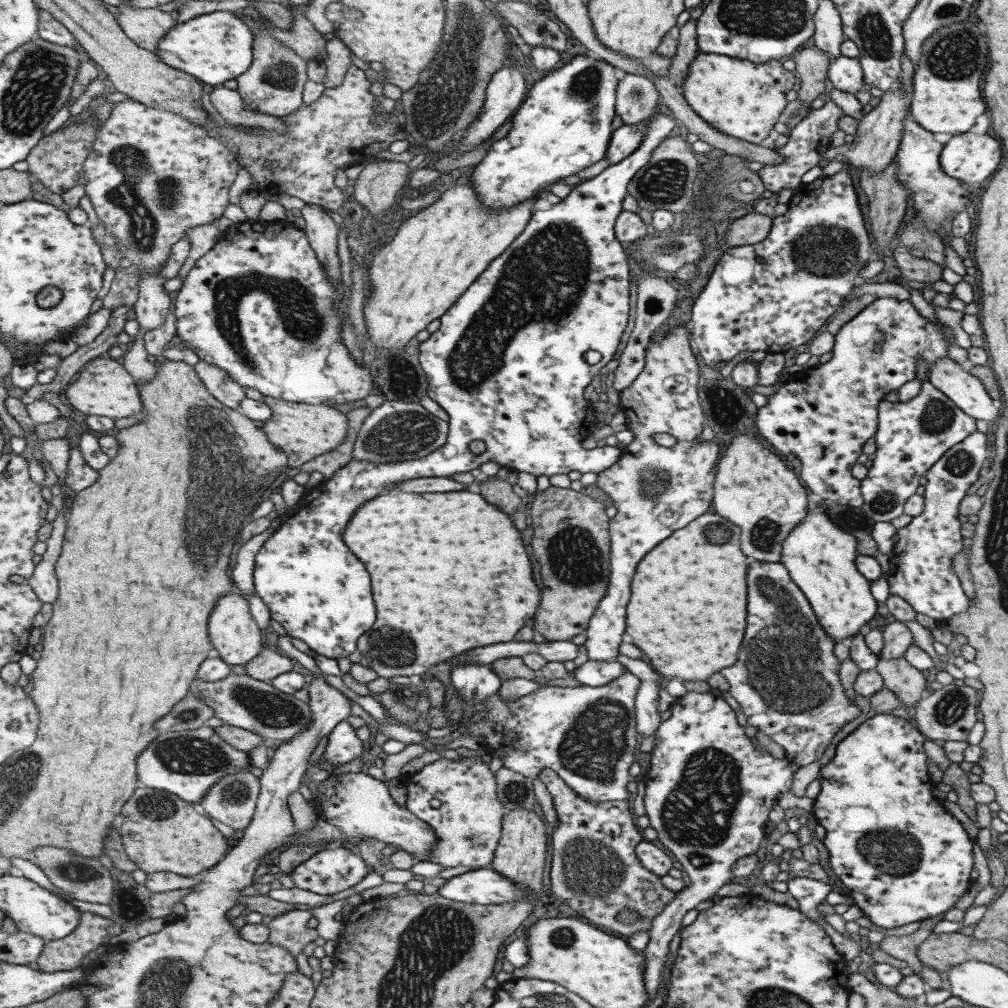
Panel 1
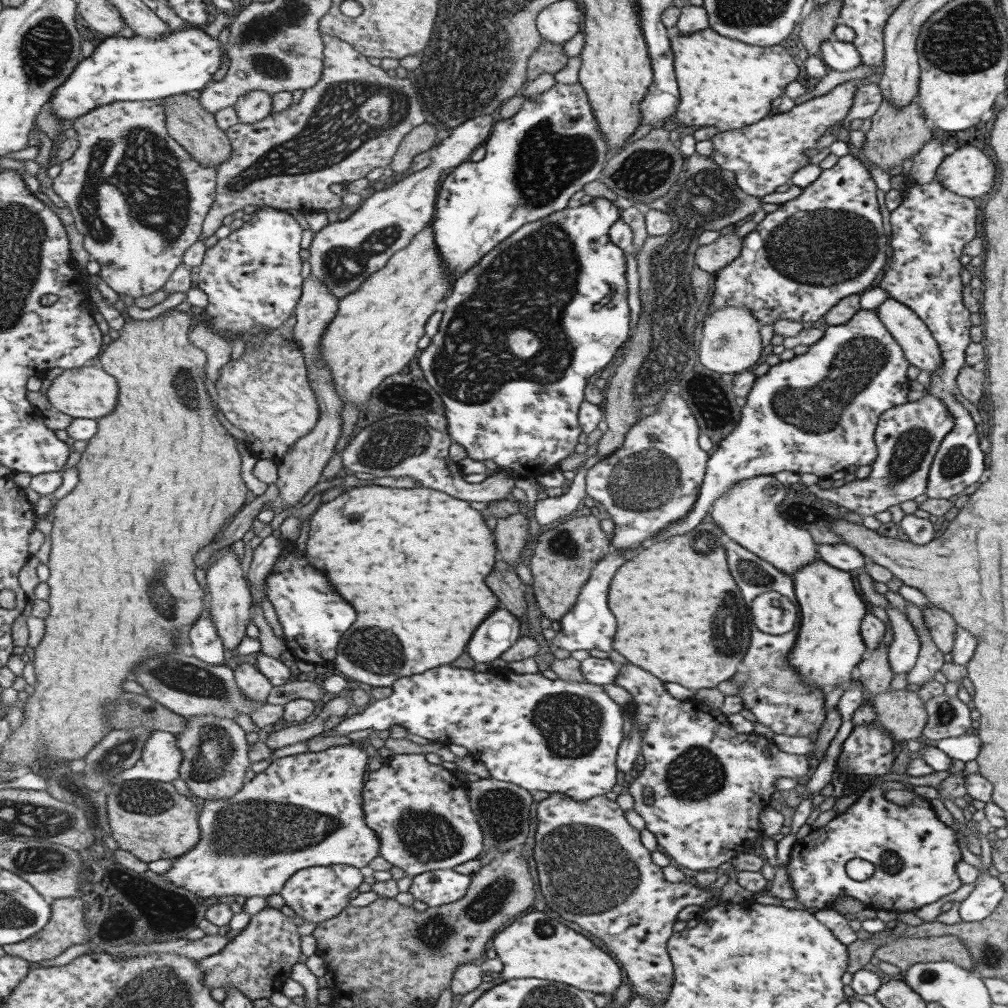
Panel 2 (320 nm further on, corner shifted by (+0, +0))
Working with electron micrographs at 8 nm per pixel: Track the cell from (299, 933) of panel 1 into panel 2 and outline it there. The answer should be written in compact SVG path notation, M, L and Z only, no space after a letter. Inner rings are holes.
M265 907L251 916L247 925L232 938L219 952L199 959L196 966L202 972L202 983L209 989L232 986L249 998L269 998L273 992L280 992L281 984L285 978L289 978L291 966L299 958L299 937L296 932L298 927L293 924L291 918L283 915L279 910Z

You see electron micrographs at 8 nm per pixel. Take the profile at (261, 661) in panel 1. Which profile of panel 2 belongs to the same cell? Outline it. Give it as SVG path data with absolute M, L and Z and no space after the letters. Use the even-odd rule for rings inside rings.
M241 659L237 664L234 676L239 689L243 690L243 694L246 694L247 701L257 701L261 705L266 704L266 698L272 685L263 674L255 669L255 666Z

